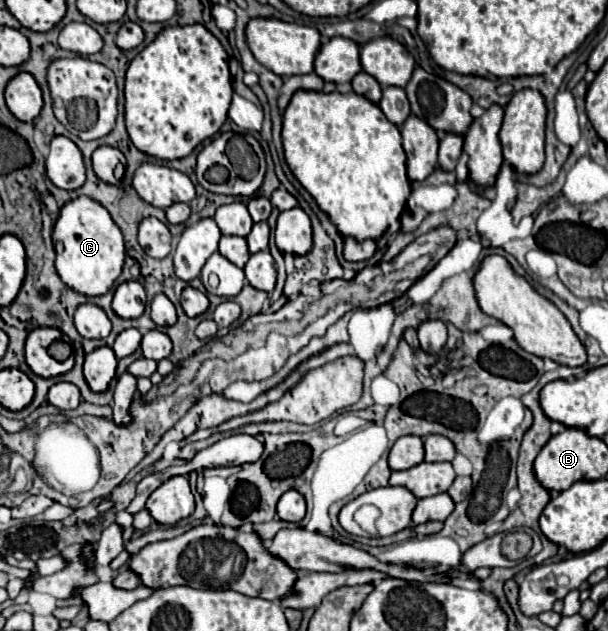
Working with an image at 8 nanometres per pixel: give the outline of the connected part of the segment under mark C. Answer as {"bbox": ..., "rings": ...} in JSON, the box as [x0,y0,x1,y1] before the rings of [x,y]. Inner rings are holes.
{"bbox":[53,198,125,296],"rings":[[[75,198],[67,202],[53,228],[53,244],[57,252],[57,272],[61,280],[75,292],[85,296],[107,294],[113,282],[119,278],[125,258],[123,236],[111,214],[91,198]]]}

